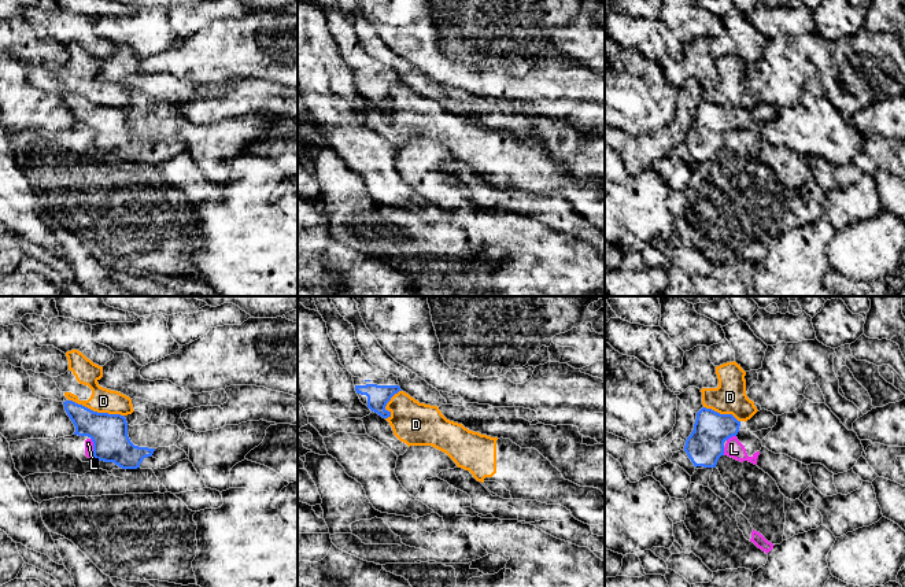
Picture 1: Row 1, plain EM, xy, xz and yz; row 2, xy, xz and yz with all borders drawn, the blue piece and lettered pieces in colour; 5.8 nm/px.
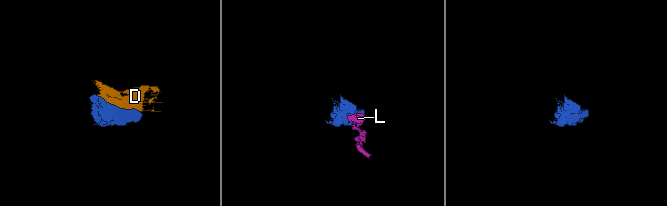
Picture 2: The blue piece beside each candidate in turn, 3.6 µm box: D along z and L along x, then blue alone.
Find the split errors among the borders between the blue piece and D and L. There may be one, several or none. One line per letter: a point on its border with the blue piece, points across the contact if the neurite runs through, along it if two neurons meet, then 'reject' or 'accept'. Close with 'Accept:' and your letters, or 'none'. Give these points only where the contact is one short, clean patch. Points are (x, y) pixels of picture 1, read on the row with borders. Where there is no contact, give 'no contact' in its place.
D: meets blue in xy at (96, 412); reject
L: meets blue in xy at (93, 447); border along xy (91, 438), (93, 456); reject
Accept: none

